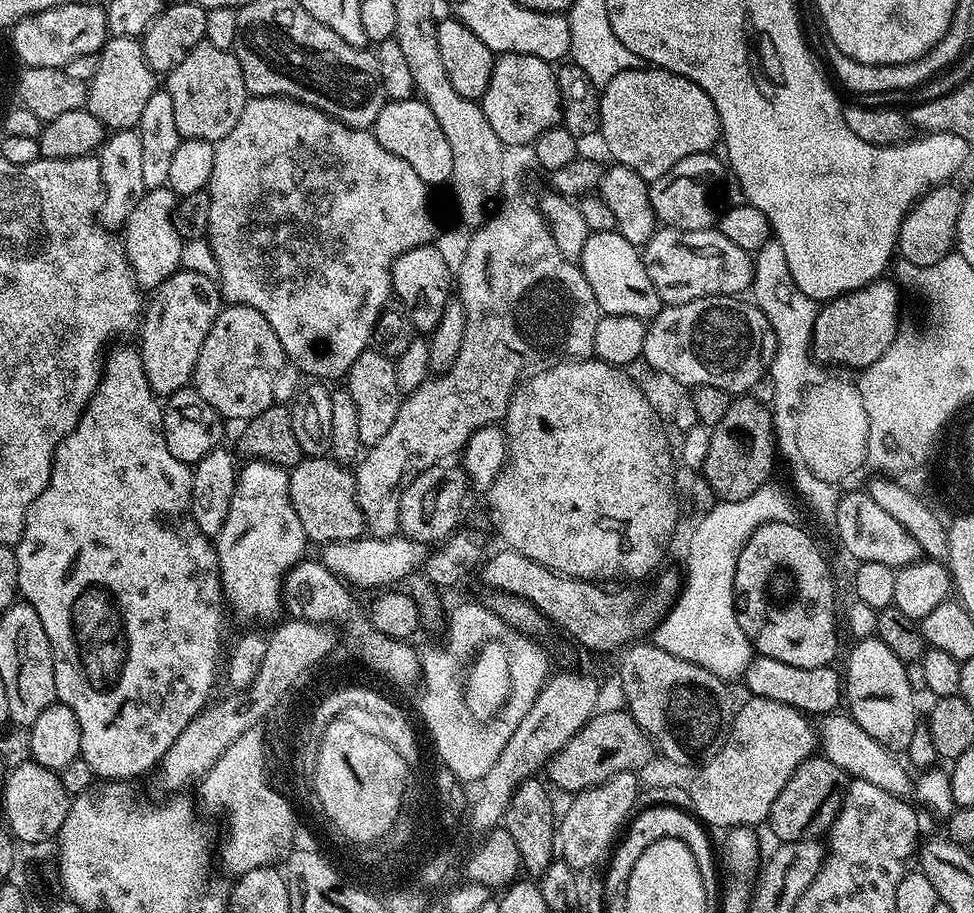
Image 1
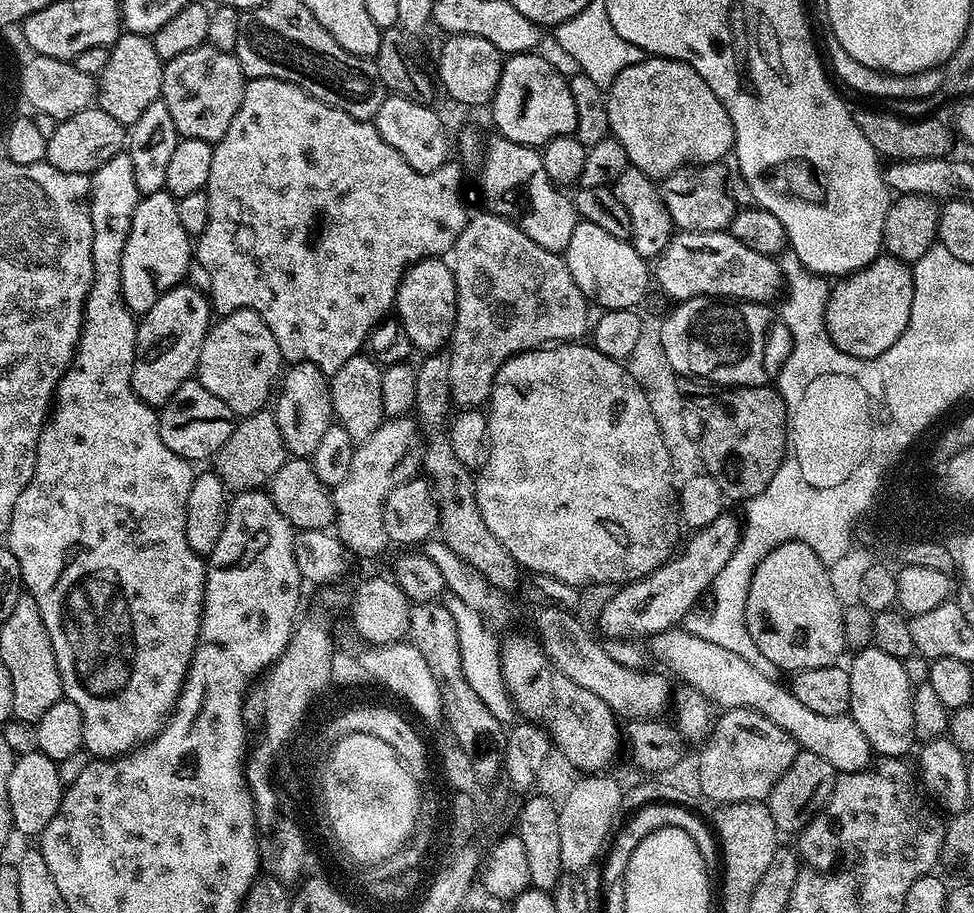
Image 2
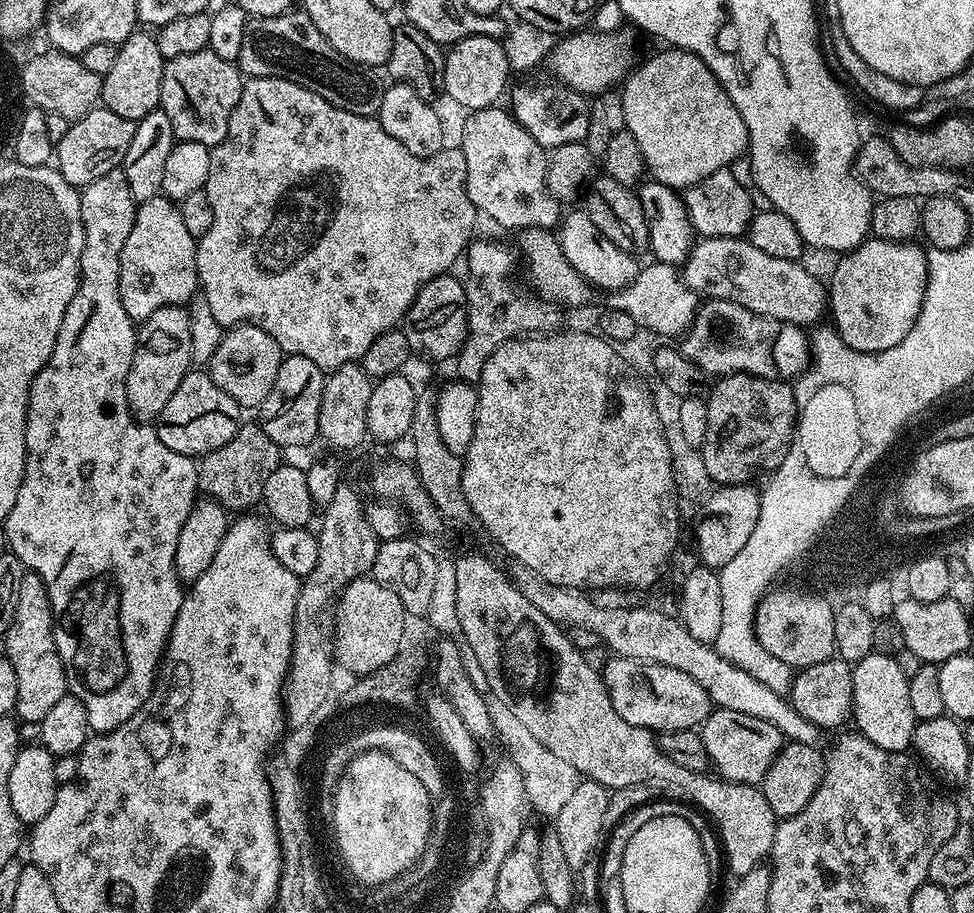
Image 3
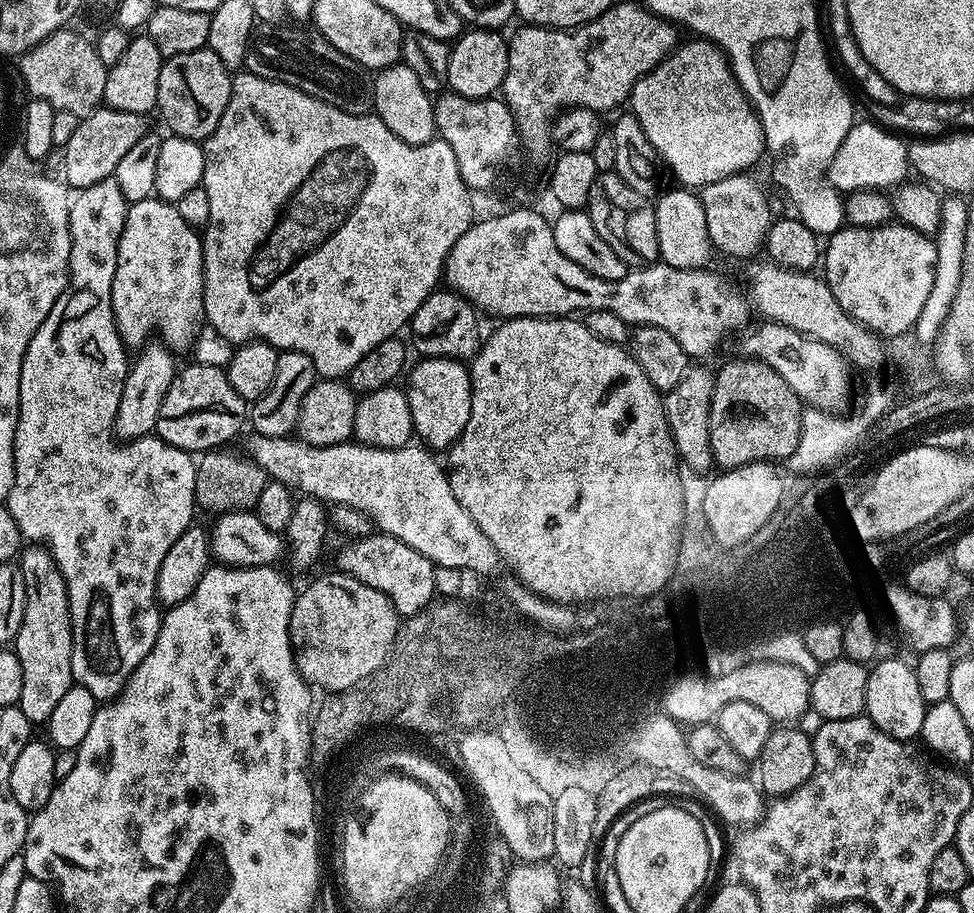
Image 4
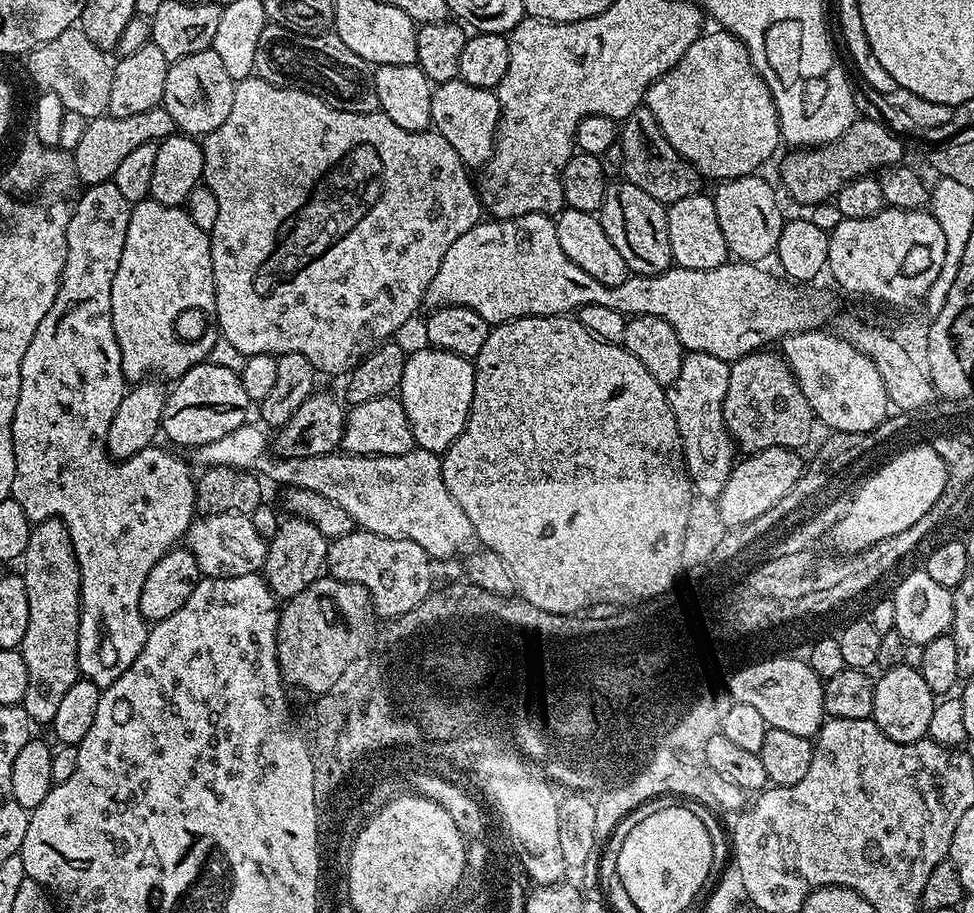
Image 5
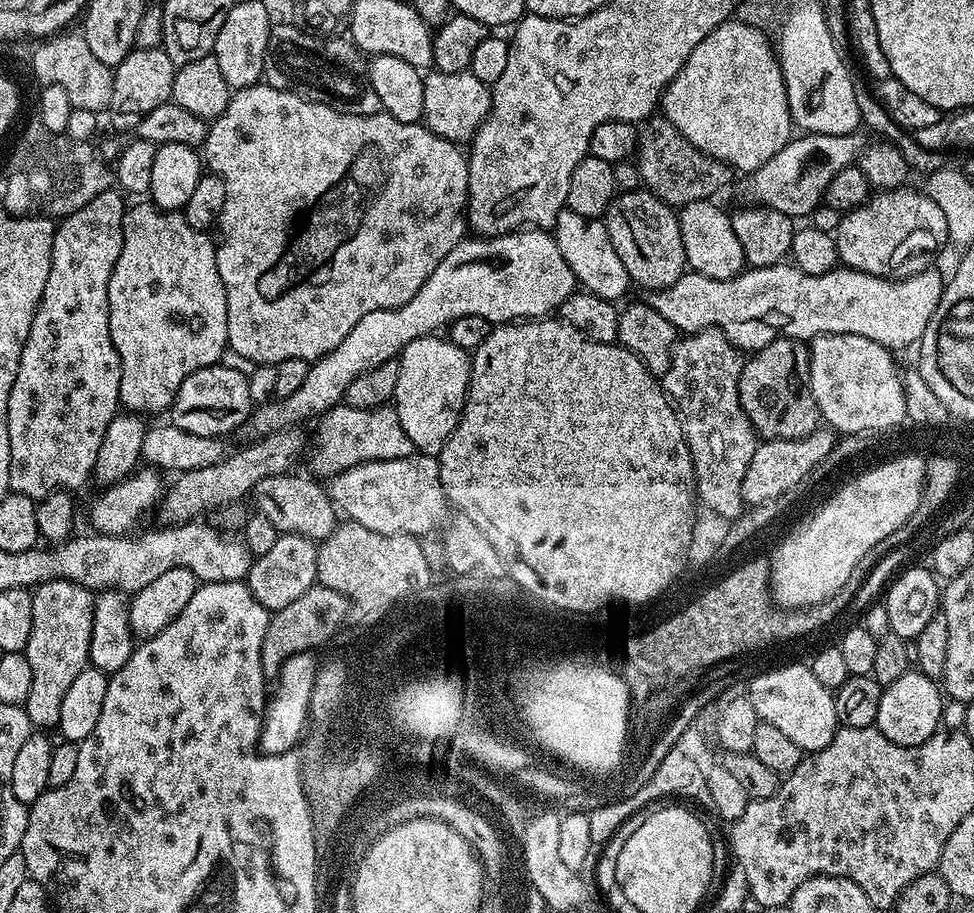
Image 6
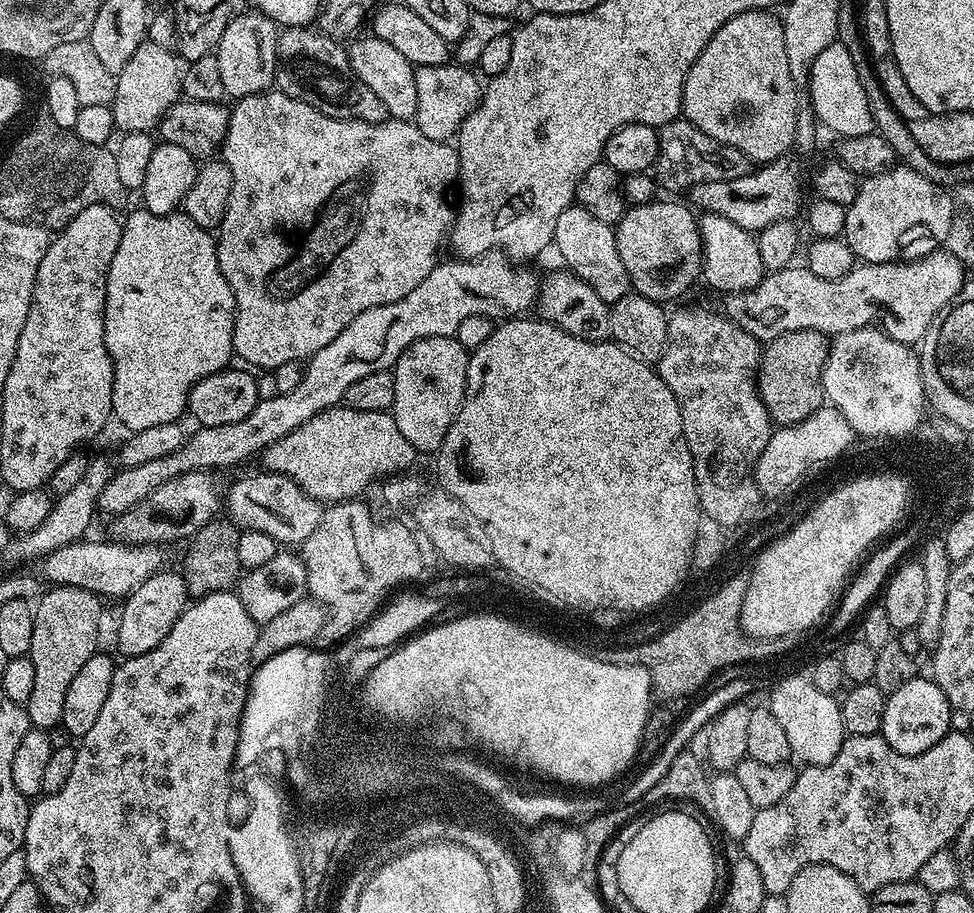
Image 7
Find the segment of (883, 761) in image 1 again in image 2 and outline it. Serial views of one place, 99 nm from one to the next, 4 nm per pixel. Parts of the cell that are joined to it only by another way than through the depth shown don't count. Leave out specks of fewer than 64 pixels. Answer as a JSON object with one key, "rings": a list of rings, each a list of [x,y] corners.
{"rings":[[[679,627],[669,628],[667,632],[659,632],[656,636],[651,637],[652,652],[676,675],[681,676],[683,683],[689,688],[698,690],[698,694],[702,694],[708,699],[709,704],[720,710],[730,708],[749,708],[758,714],[762,714],[766,718],[770,718],[770,722],[774,722],[774,726],[781,727],[786,730],[786,734],[790,734],[790,738],[794,738],[794,742],[803,751],[810,754],[818,754],[818,758],[830,762],[830,766],[834,766],[837,773],[861,772],[863,768],[869,767],[873,763],[874,753],[870,742],[866,742],[866,734],[862,734],[862,730],[858,730],[858,722],[854,722],[851,715],[831,716],[830,714],[817,714],[815,710],[810,710],[803,702],[798,702],[798,698],[794,698],[791,687],[779,684],[779,679],[772,679],[761,674],[760,671],[754,670],[745,659],[740,658],[733,651],[726,650],[725,647],[718,646],[713,642],[708,642],[704,638],[700,638],[694,633],[681,630]]]}

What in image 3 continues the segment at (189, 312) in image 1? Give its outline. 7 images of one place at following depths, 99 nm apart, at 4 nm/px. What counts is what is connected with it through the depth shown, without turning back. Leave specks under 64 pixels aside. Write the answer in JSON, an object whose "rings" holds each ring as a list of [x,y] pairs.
{"rings":[[[171,304],[154,310],[139,325],[136,353],[126,378],[126,398],[132,415],[141,422],[160,419],[170,394],[178,390],[178,382],[193,367],[192,364],[192,320],[187,307]]]}

